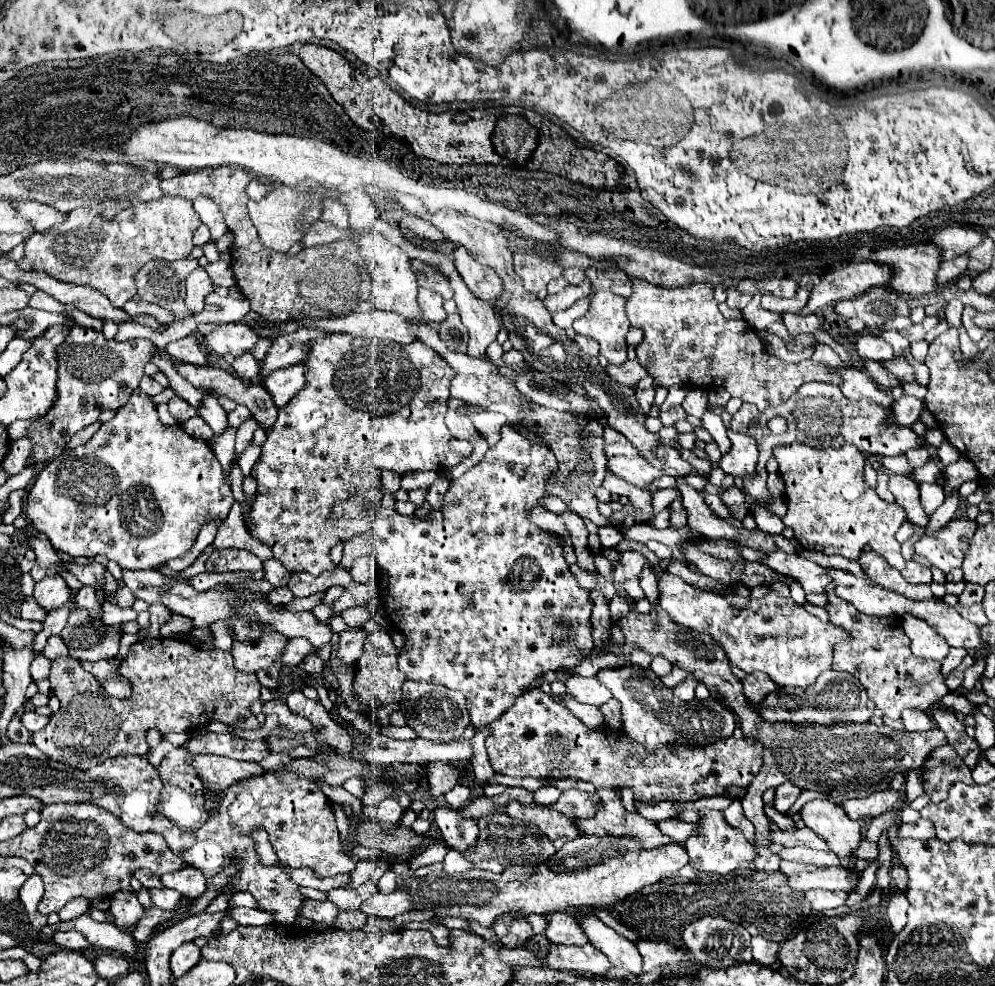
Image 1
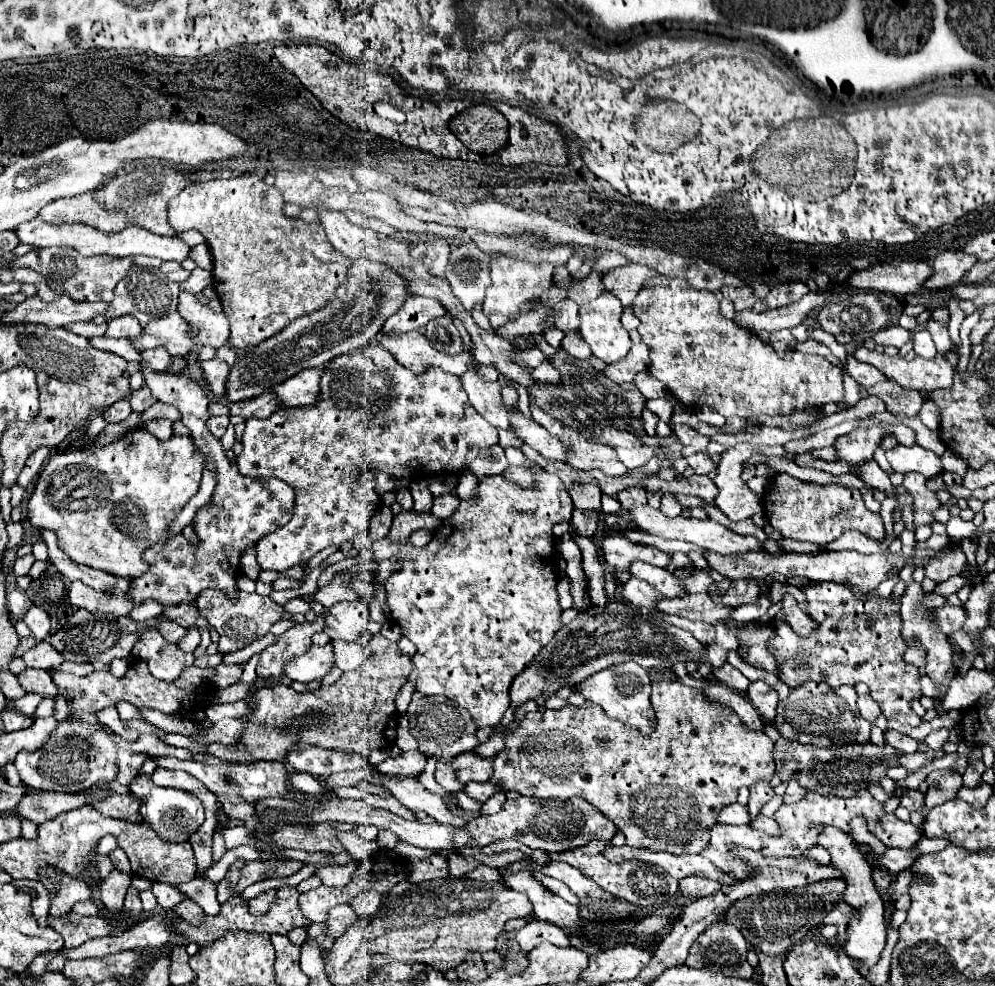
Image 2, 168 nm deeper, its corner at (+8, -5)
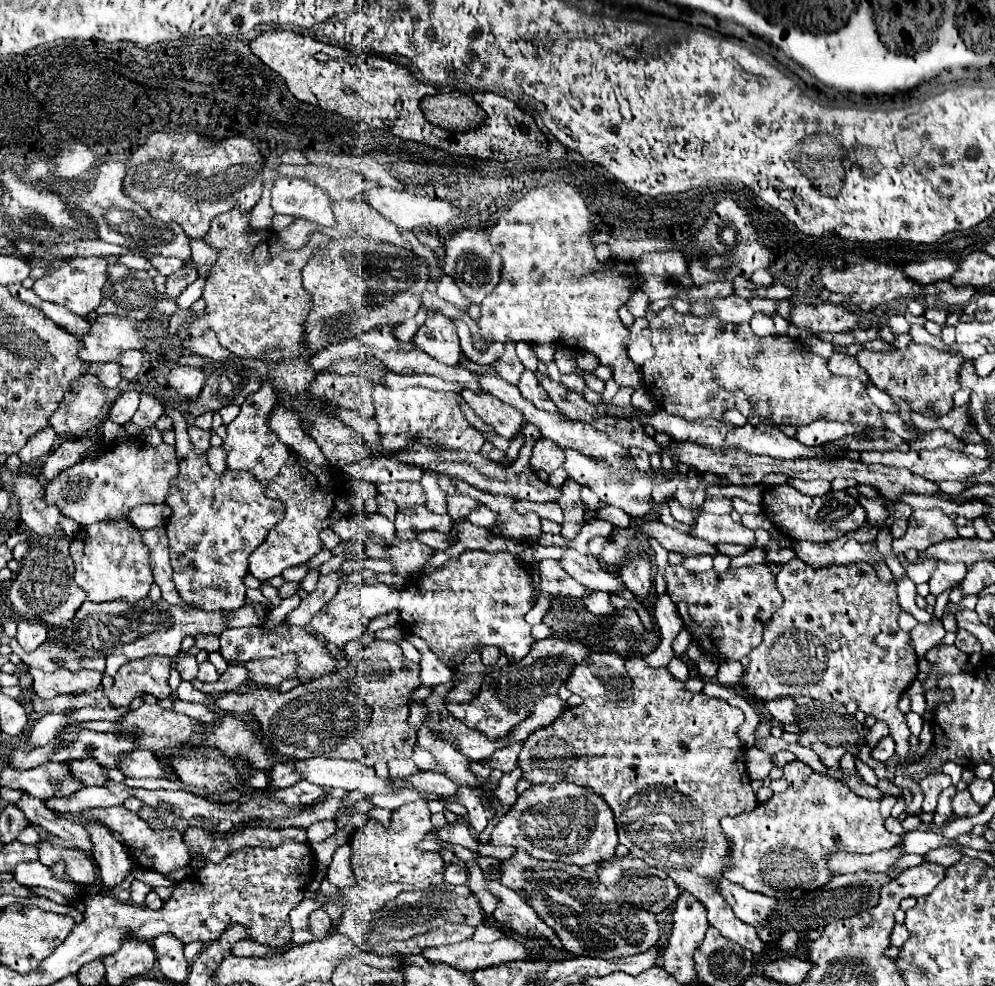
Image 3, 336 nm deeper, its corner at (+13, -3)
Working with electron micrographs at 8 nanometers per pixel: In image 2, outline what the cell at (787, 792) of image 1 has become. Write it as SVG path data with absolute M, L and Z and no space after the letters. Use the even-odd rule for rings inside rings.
M791 779L791 781L789 781L789 785L787 785L787 793L785 793L785 797L783 797L783 803L797 801L797 799L801 799L803 795L805 795L805 789L801 789L801 787L799 787L799 783L797 783L795 779Z

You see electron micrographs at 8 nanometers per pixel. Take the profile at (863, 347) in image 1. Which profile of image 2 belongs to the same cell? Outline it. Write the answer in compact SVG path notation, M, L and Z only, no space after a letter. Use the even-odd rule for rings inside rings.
M857 347L853 353L857 361L871 363L877 369L881 369L889 379L897 381L903 389L915 389L915 391L933 391L941 387L949 387L953 381L953 367L949 361L945 361L943 355L937 353L935 359L923 359L915 357L913 361L905 361L903 357L877 353L865 347Z

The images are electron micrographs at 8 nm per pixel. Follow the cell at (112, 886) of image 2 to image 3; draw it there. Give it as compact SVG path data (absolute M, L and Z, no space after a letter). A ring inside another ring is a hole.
M88 821L84 827L92 841L92 857L100 869L100 879L106 889L114 889L132 871L132 857L102 823Z

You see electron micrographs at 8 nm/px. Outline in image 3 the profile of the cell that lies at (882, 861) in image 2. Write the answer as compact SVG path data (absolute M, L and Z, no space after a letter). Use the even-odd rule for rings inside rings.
M942 847L942 849L934 849L926 855L926 859L930 859L932 863L938 863L938 865L944 865L944 867L950 867L954 865L956 861L960 861L964 857L964 853L956 847Z

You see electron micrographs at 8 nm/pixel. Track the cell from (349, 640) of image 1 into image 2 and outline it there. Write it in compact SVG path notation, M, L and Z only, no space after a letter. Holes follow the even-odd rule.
M327 643L323 647L313 645L309 649L309 653L293 659L285 671L287 677L293 681L301 681L301 683L309 683L313 679L321 679L325 677L335 665L335 653L333 653L333 645Z

